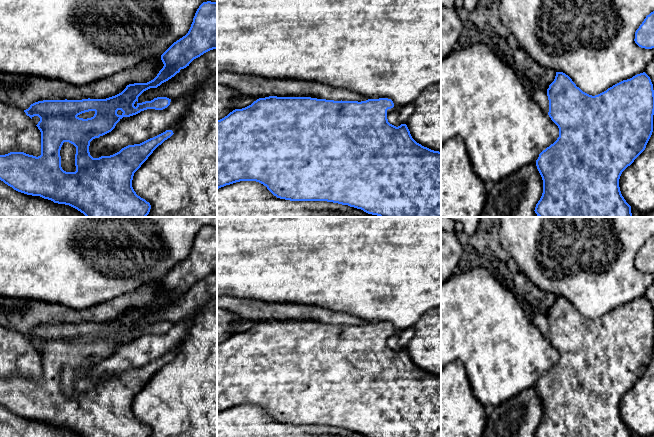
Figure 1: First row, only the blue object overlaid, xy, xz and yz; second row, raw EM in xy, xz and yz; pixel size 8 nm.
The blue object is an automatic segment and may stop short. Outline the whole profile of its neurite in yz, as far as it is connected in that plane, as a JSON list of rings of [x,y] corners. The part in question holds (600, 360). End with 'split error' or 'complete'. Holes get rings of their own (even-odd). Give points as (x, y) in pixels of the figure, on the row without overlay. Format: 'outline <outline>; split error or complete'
outline [[[556,296],[554,305],[547,313],[547,320],[549,324],[548,339],[558,350],[559,361],[553,368],[543,374],[536,384],[537,393],[543,404],[543,417],[536,428],[535,437],[631,437],[631,430],[621,418],[619,403],[622,396],[645,374],[653,356],[654,314],[650,301],[643,296],[613,309],[598,319],[592,320],[577,311],[568,299],[563,296]]]; complete

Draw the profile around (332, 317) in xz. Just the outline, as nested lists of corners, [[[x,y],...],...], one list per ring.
[[[217,297],[217,307],[231,311],[245,321],[311,321],[334,325],[366,325],[364,319],[345,312],[301,304],[266,303],[259,300]]]

